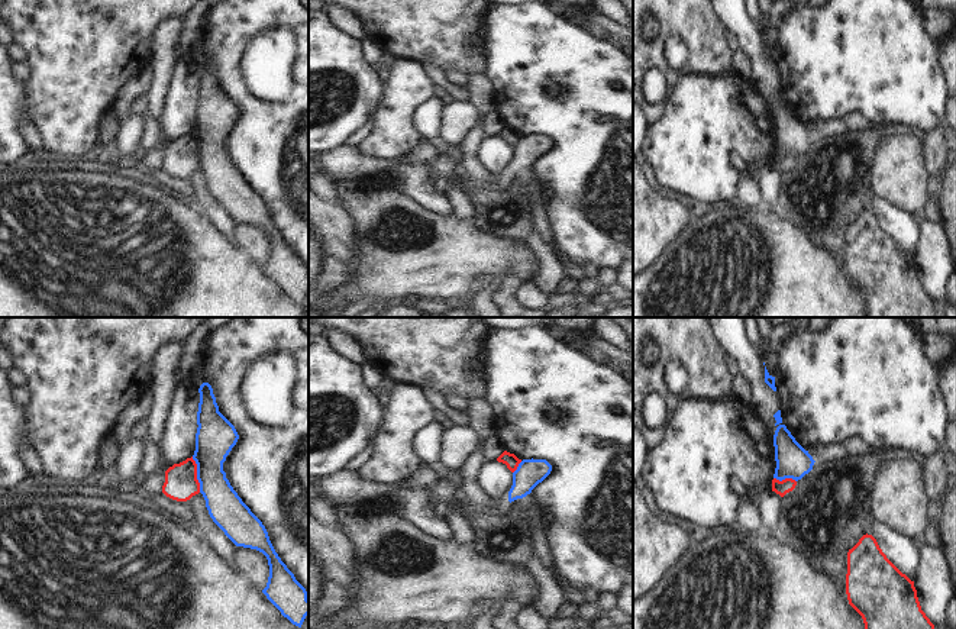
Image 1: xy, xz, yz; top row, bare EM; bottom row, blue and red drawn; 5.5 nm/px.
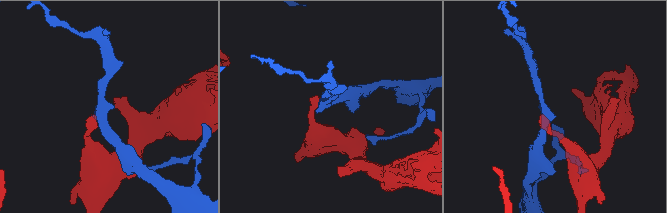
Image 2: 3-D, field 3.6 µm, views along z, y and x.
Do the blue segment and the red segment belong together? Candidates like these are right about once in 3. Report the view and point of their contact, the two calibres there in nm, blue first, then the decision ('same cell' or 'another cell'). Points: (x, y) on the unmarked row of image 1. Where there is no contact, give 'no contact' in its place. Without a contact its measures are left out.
contact xy (197, 150); calibres 220 and 180 nm; another cell

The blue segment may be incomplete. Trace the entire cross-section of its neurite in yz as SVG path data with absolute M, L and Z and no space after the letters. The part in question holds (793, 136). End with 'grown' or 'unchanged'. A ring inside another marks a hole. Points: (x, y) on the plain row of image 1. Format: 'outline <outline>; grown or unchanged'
outline M779 100L773 110L776 143L773 154L782 157L801 155L813 145L814 135L791 110L785 100Z; unchanged

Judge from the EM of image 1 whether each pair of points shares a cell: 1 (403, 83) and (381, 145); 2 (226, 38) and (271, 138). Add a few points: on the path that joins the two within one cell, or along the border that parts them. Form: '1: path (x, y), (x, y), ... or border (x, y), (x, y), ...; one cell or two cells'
1: path (401, 99), (394, 113), (393, 129); one cell
2: path (226, 63), (232, 83), (255, 113); one cell

